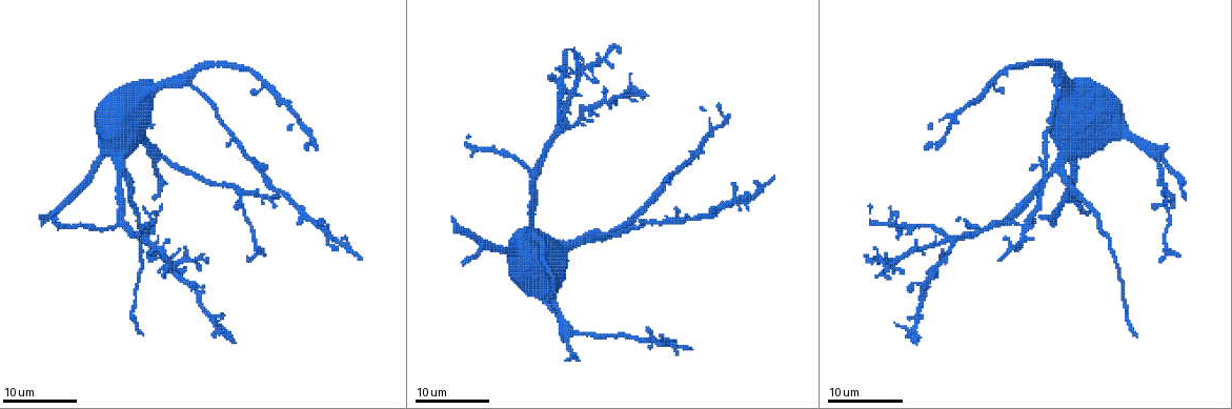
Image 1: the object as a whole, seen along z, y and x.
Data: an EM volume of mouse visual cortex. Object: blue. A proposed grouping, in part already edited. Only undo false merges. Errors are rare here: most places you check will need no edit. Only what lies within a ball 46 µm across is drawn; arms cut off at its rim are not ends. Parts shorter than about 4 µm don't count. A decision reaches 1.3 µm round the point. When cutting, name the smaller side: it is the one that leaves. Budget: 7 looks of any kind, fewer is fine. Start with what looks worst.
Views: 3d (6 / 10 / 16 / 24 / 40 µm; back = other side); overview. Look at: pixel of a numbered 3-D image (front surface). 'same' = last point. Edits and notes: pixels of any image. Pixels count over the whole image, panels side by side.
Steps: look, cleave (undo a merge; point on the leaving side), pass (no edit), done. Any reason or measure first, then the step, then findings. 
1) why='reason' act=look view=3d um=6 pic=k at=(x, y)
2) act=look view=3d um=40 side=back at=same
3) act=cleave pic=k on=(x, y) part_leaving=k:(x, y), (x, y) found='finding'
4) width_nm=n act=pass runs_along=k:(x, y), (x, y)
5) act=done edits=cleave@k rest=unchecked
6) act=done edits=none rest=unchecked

act=look view=3d um=16 pic=1 at=(1055, 170)

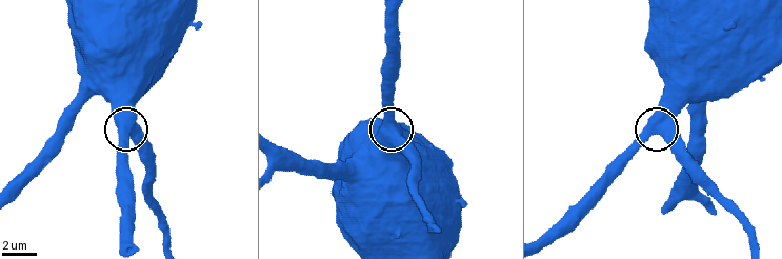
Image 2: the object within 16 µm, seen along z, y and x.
width_nm=710 act=pass found='one neuron here'

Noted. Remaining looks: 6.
why='three-way junction' act=look view=3d um=16 pic=1 at=(562, 132)

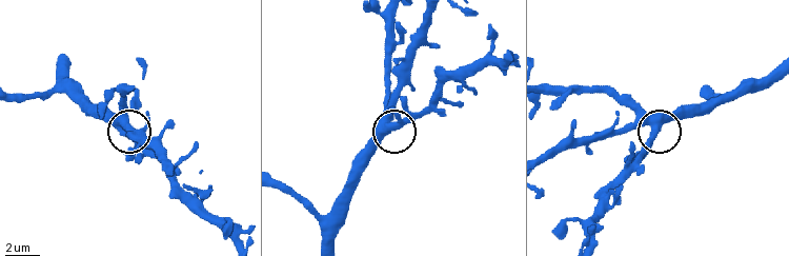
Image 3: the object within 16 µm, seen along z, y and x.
arms=3 act=pass found='continuous, no second neuron'

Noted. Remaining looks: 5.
act=look view=3d um=10 pic=1 at=(531, 171)

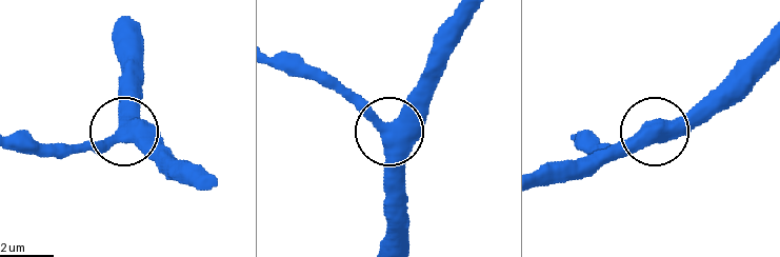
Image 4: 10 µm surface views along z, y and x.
act=pass runs_along=4:(131, 24), (131, 121), (117, 137), (72, 146) found='all the same neuron'

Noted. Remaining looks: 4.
why='thin arm on a thick one' act=look view=3d um=10 pic=1 at=(733, 200)

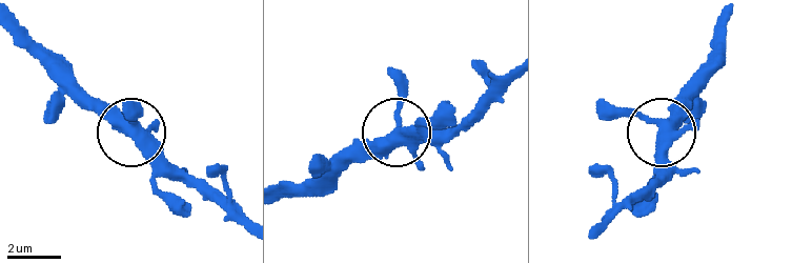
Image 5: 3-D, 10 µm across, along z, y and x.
act=pass runs_along=5:(281, 198), (315, 196), (393, 132), (396, 71) found='continuous, no second neuron'

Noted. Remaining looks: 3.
act=done edits=none rest=unchecked

